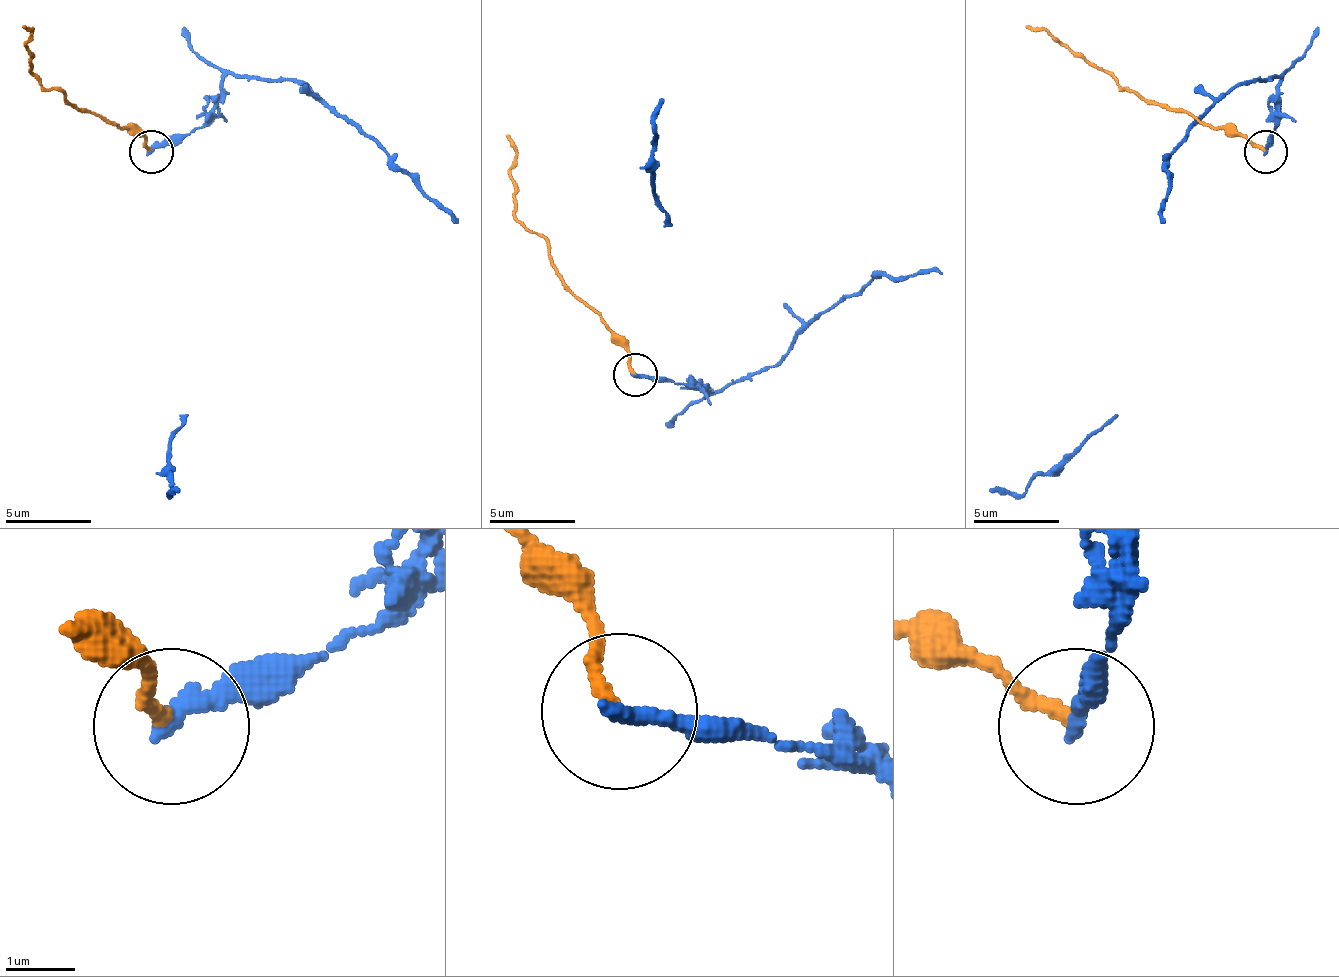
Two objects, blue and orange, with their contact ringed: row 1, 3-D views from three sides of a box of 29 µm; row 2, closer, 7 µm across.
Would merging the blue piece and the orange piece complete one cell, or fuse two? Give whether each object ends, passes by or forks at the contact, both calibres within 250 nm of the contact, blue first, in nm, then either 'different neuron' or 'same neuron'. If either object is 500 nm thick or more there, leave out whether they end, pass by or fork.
blue ends there; orange ends there; 280 nm thick on the blue side, 190 nm on the other; different neuron

